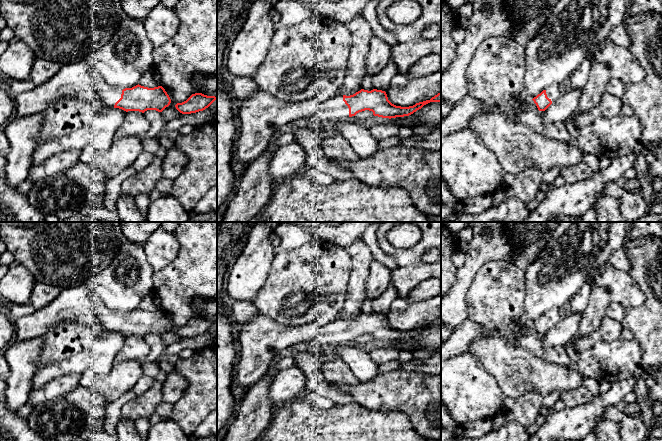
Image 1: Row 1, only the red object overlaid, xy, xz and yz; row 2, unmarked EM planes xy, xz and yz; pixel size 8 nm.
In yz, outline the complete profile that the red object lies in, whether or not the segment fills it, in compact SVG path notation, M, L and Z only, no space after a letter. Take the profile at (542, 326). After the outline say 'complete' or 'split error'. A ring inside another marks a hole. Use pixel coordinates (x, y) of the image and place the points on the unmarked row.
M553 308L543 314L540 318L534 321L532 324L536 328L539 335L545 335L553 326L555 326L561 317L559 309Z | split error

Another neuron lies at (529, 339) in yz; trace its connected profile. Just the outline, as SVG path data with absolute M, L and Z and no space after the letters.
M528 323L523 327L523 332L517 339L517 343L547 362L567 367L571 363L564 346L548 348L543 346L540 336L532 323Z

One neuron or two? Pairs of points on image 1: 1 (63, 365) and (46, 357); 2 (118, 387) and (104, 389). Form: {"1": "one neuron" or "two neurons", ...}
{"1": "two neurons", "2": "one neuron"}

